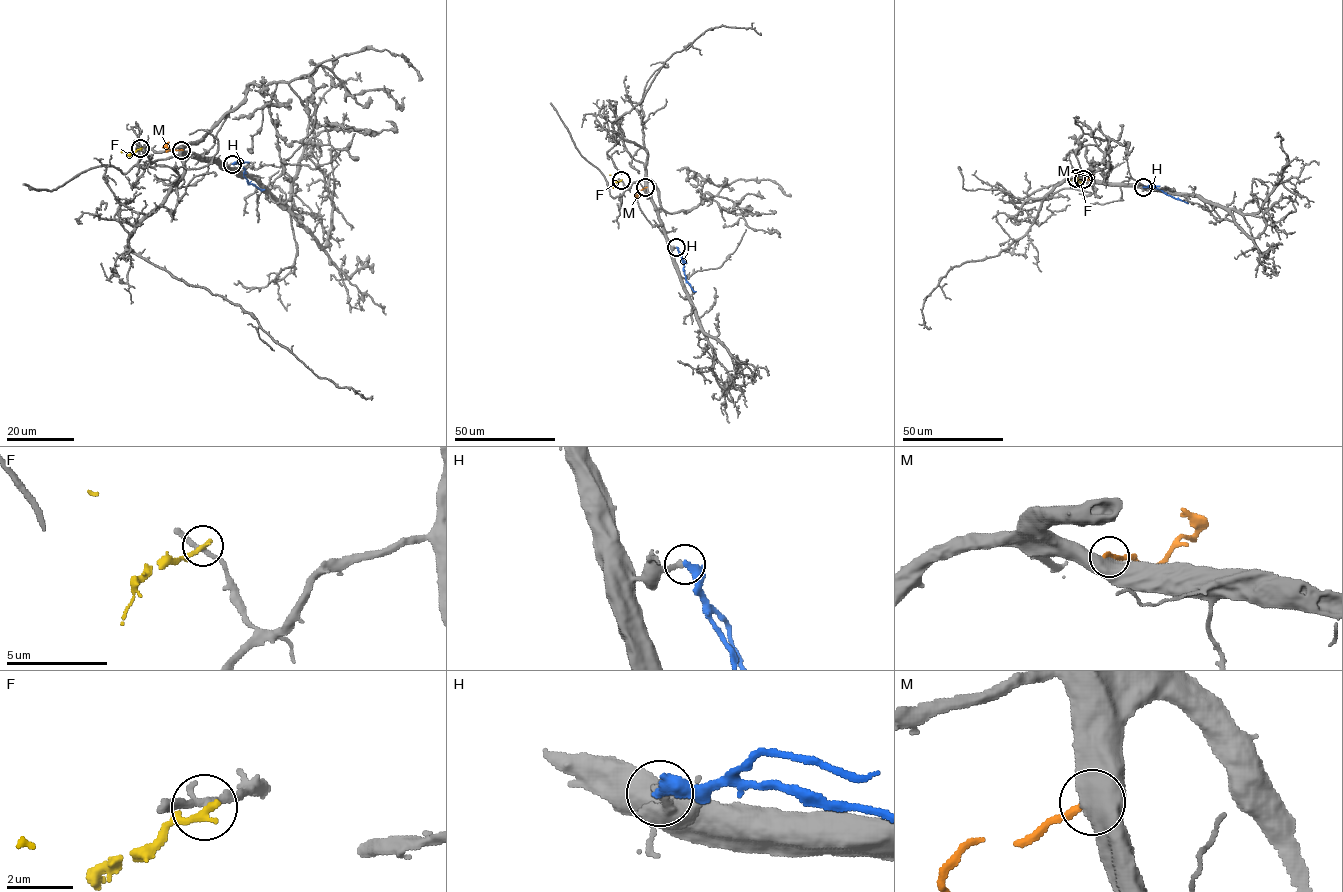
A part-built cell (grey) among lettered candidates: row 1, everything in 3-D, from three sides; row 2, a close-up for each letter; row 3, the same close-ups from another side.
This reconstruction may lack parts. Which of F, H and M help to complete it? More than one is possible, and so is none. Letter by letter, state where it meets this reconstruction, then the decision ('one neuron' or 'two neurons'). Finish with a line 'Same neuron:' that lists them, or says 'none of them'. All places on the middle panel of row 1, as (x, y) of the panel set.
F: meets grey at (621, 180); two neurons
H: meets grey at (676, 247); two neurons
M: meets grey at (645, 187); two neurons
Same neuron: none of them

